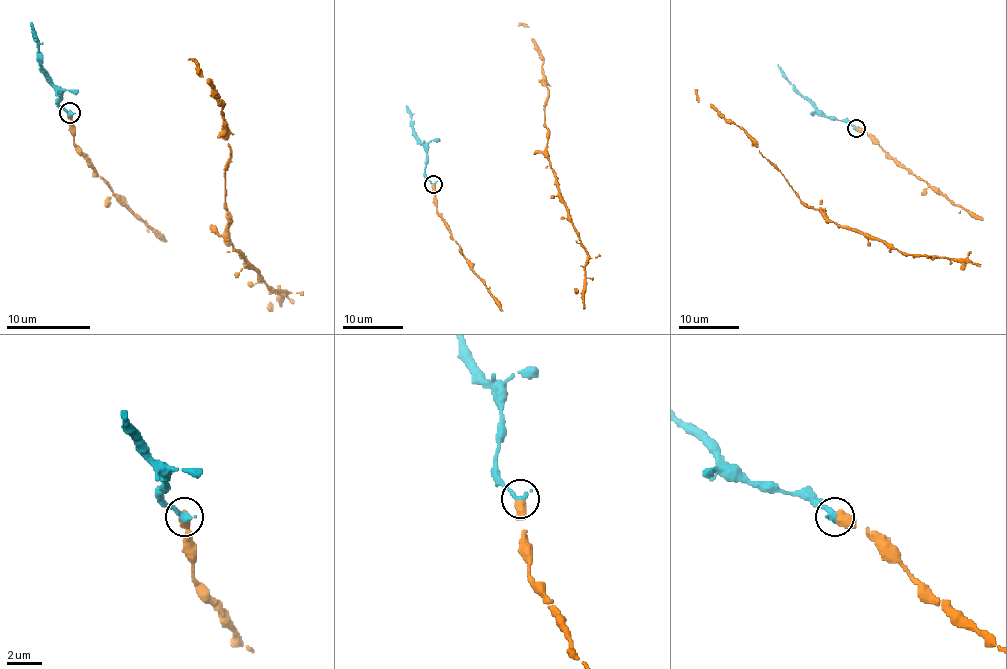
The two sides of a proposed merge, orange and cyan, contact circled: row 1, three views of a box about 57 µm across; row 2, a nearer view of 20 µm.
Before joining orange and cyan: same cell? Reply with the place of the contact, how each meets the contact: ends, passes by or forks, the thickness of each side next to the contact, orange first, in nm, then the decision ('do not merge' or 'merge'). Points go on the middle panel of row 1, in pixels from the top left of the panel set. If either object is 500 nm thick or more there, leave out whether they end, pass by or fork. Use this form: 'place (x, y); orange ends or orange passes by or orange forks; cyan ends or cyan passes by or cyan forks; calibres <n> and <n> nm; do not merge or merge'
place (433, 184); calibres 500 and 400 nm; merge

